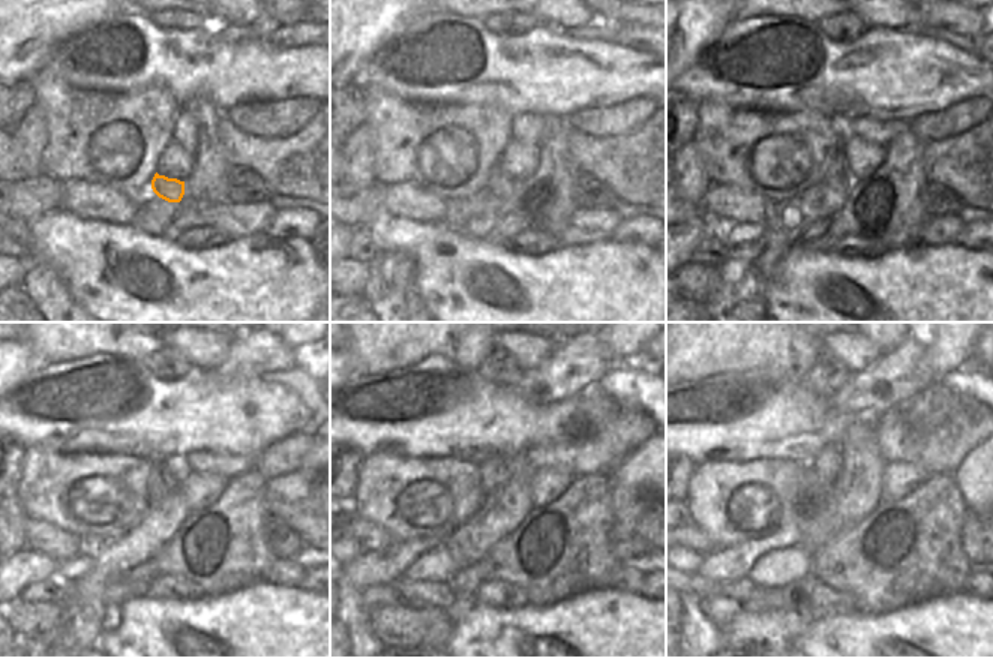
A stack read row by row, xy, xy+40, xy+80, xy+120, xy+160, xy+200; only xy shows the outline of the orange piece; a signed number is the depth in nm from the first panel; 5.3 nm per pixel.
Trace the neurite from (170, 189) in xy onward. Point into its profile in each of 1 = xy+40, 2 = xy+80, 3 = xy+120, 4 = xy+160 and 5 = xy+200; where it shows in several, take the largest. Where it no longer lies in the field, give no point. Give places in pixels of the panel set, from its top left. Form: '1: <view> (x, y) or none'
1: xy+40 (500, 185)
2: xy+80 (837, 168)
3: xy+120 (162, 480)
4: xy+160 (494, 471)
5: xy+200 (827, 466)

